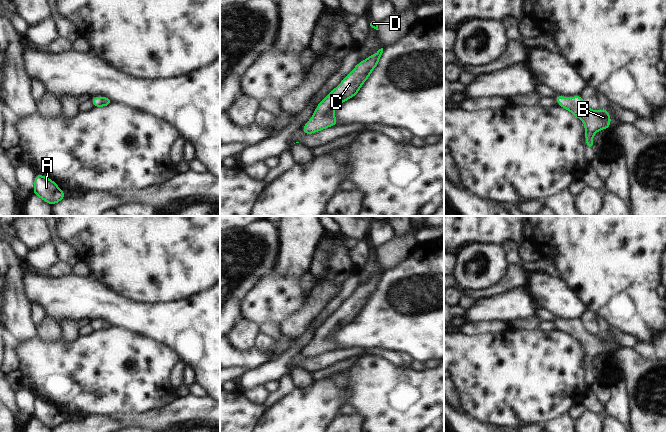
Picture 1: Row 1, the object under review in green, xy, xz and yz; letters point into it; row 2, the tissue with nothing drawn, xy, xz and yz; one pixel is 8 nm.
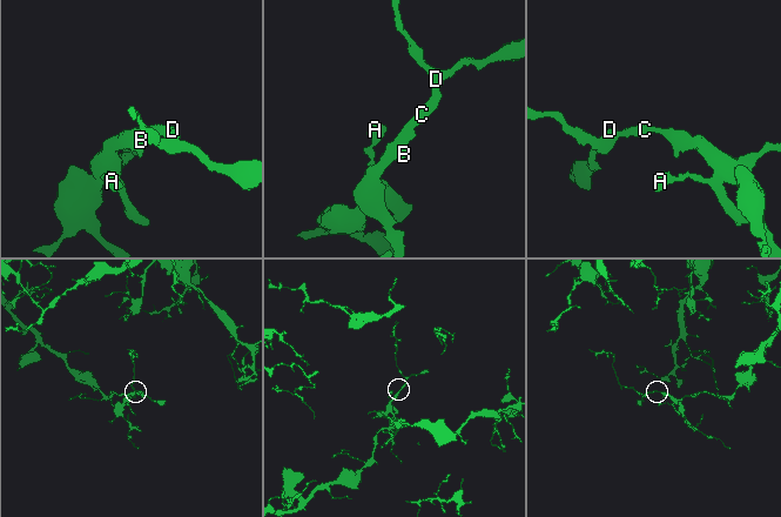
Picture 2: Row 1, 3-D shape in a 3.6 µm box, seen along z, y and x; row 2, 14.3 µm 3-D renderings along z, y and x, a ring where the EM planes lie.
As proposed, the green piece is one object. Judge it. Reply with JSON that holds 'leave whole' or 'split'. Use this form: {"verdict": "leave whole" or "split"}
{"verdict": "leave whole"}

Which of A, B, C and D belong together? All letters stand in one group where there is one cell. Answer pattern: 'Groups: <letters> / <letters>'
Groups: A B C D

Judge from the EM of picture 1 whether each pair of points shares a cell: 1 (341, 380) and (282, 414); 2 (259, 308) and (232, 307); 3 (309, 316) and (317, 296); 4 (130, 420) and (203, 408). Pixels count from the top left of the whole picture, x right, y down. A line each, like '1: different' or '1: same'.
1: same
2: different
3: same
4: same

